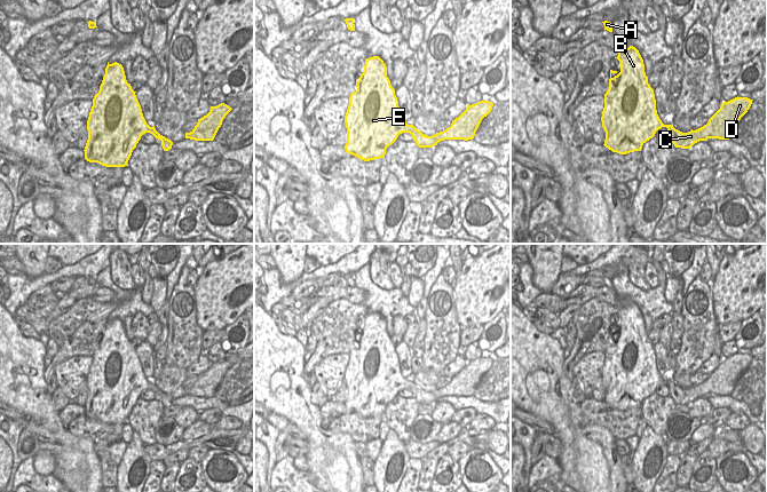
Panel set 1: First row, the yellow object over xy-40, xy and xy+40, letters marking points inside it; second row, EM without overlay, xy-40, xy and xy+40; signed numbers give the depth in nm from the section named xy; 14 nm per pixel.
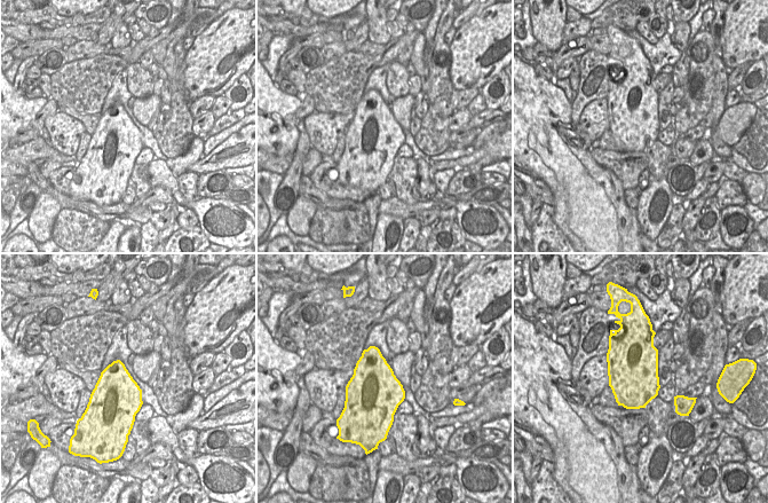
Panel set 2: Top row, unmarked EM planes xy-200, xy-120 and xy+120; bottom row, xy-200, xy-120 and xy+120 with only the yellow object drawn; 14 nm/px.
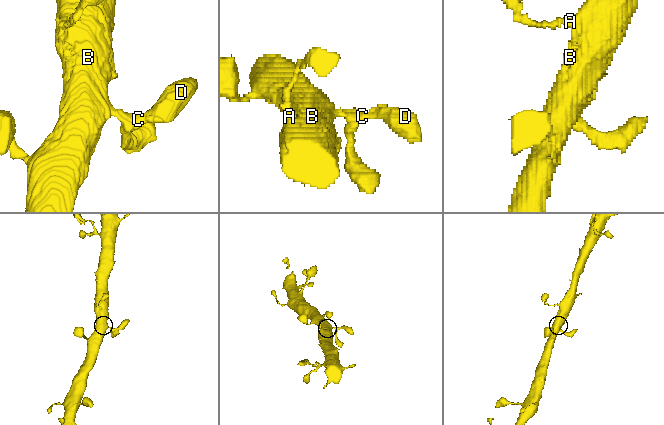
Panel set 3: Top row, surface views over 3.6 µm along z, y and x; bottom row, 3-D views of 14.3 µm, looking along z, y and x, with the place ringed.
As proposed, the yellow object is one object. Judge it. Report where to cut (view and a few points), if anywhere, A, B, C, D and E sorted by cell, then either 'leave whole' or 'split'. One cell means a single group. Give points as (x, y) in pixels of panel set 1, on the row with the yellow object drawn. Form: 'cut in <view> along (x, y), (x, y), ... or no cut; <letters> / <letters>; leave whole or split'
no cut; A B C D E; leave whole

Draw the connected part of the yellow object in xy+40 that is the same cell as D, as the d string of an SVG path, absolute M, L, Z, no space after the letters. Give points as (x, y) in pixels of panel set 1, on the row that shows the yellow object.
M630 46L626 49L618 49L618 56L615 57L620 62L620 72L610 70L609 89L604 94L604 108L602 111L602 127L606 132L604 146L619 154L626 154L634 151L641 151L642 145L653 138L658 129L666 127L669 137L675 148L690 149L699 141L709 138L729 140L732 138L735 127L741 118L750 109L752 101L748 97L735 97L723 102L720 109L709 119L703 127L682 133L673 125L664 125L659 119L656 110L656 100L654 89L648 84L648 77L645 72L643 59L639 50Z

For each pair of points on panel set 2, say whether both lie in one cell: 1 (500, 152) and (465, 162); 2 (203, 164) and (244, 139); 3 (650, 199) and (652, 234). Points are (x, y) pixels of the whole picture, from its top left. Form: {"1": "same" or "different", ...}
{"1": "same", "2": "same", "3": "same"}

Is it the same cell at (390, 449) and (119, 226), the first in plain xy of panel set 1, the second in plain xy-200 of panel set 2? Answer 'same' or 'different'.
different

